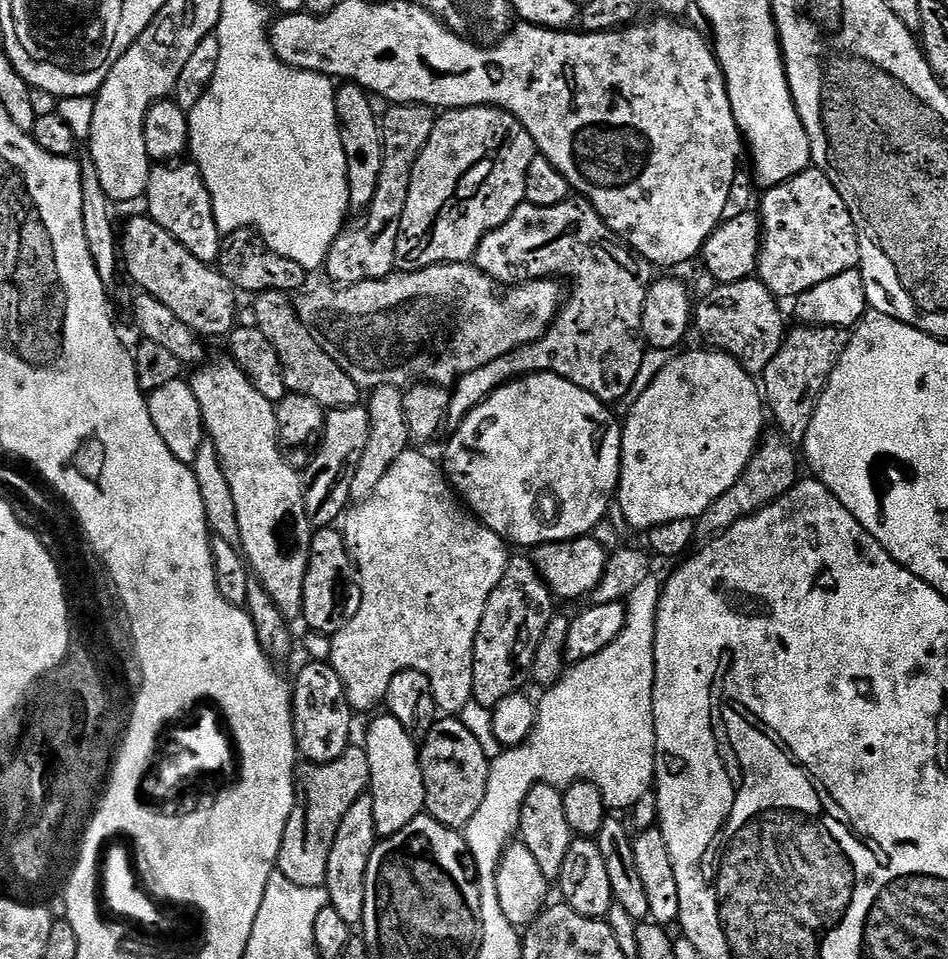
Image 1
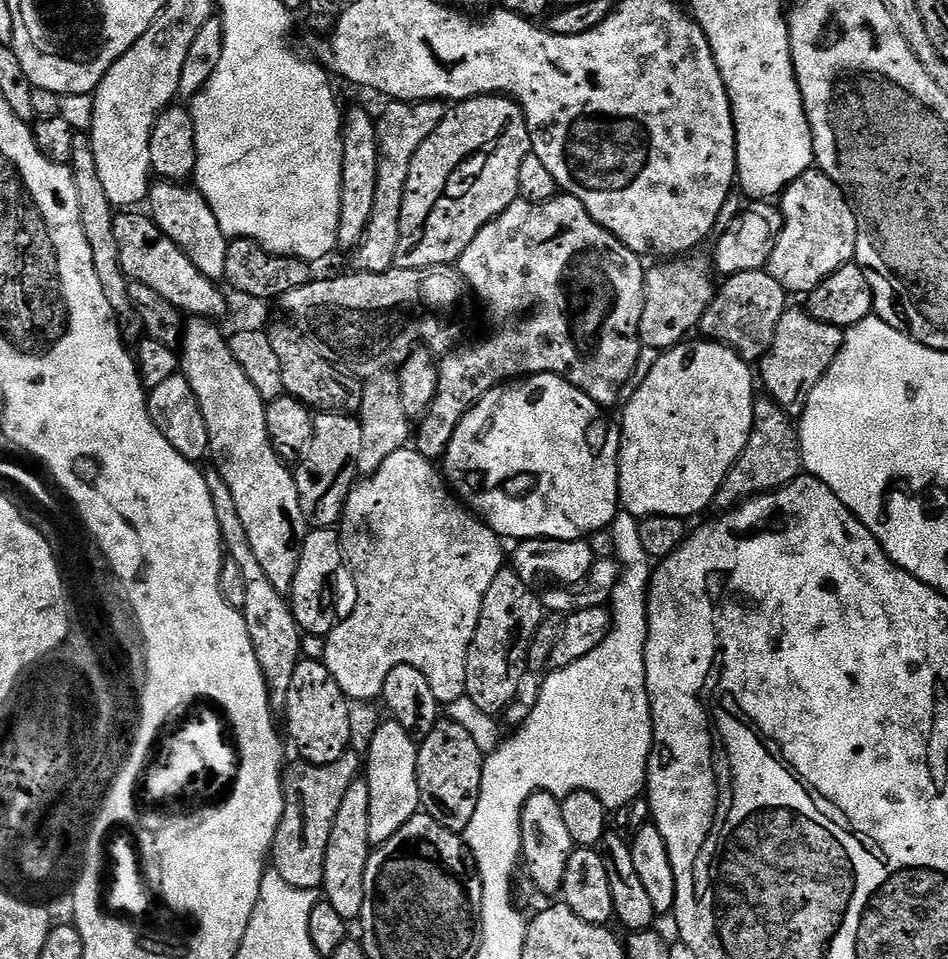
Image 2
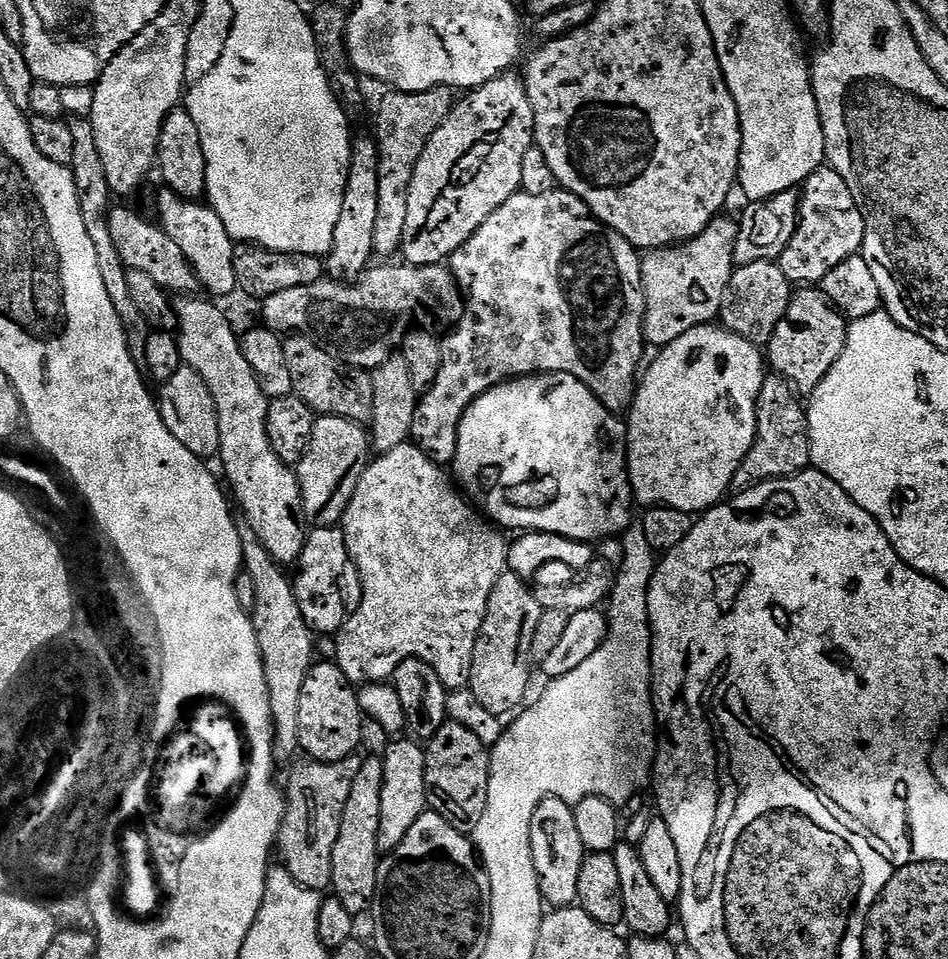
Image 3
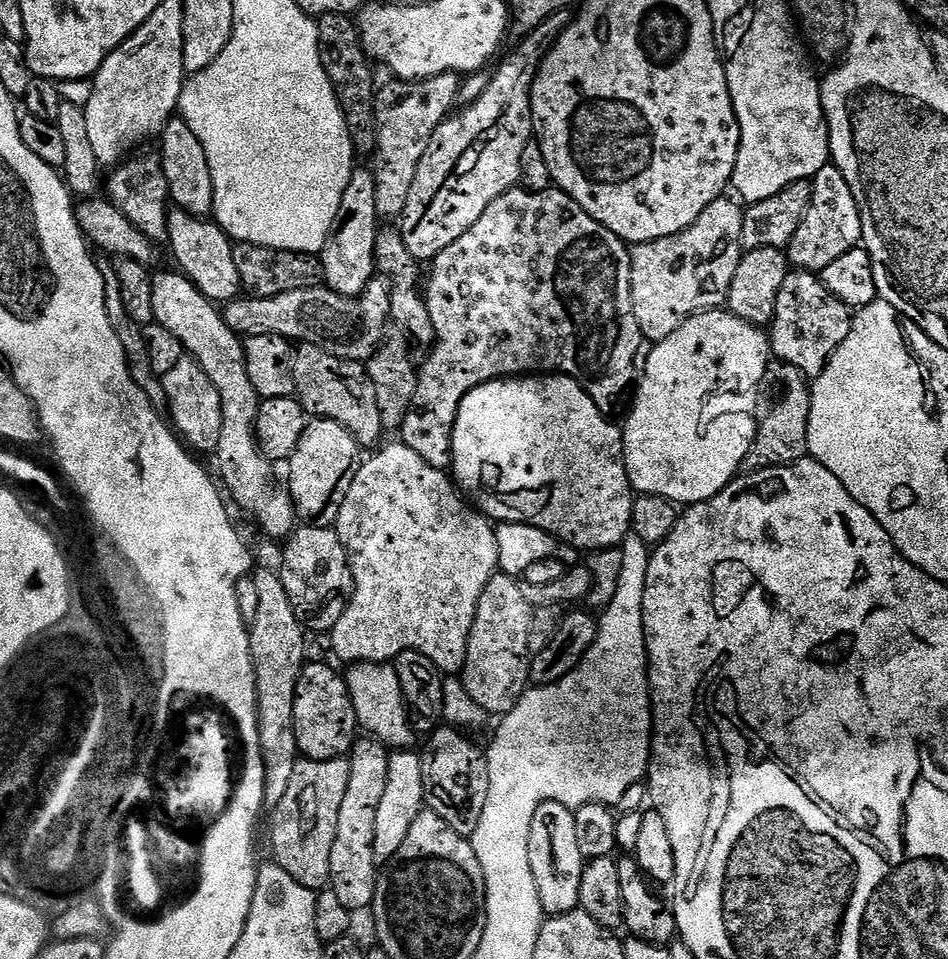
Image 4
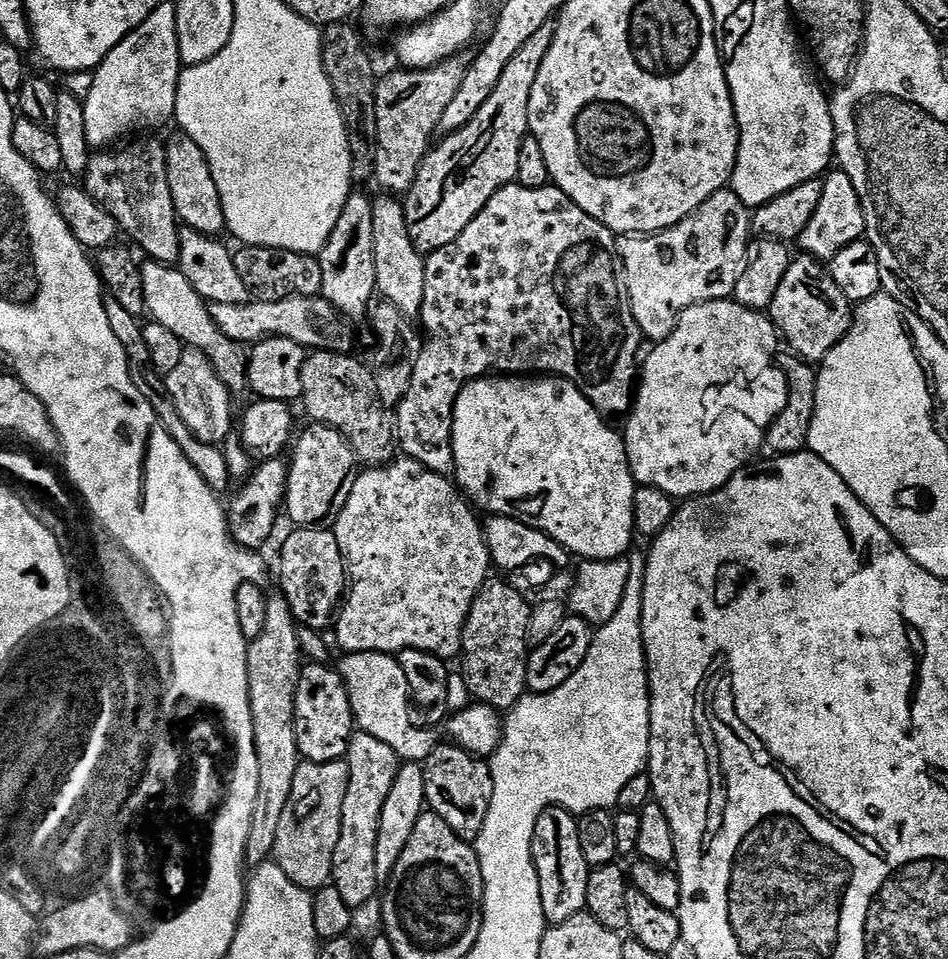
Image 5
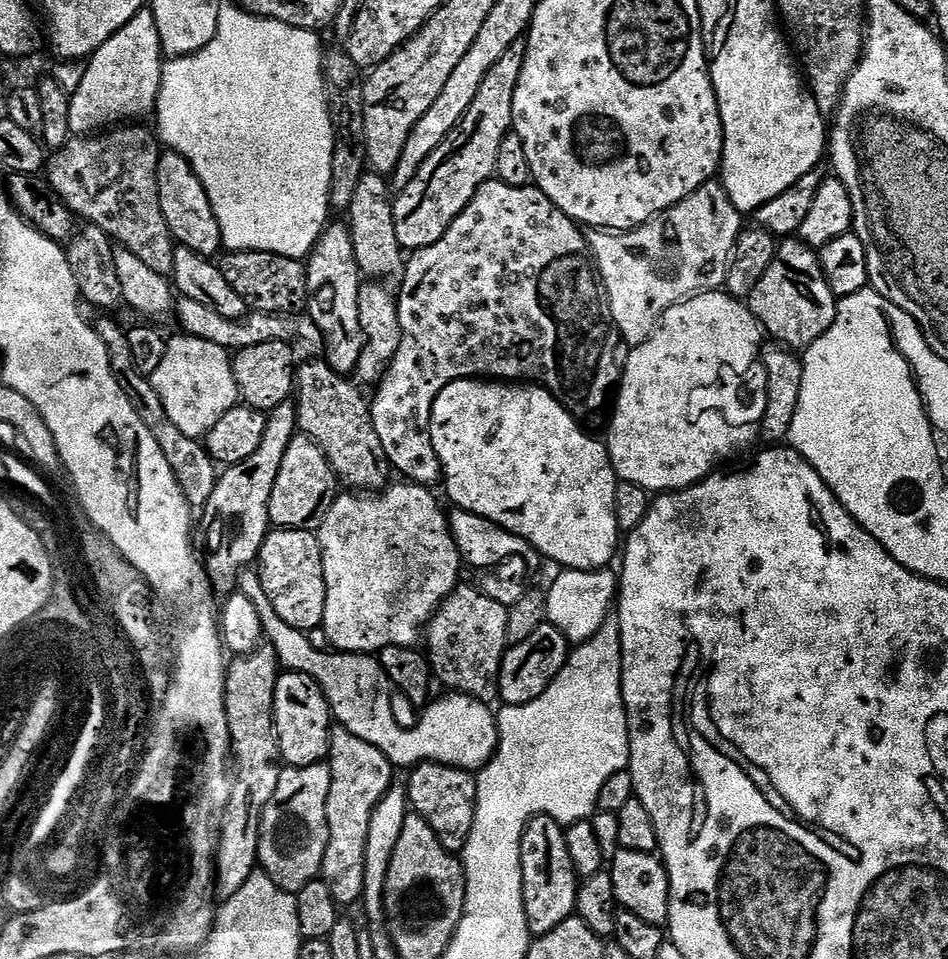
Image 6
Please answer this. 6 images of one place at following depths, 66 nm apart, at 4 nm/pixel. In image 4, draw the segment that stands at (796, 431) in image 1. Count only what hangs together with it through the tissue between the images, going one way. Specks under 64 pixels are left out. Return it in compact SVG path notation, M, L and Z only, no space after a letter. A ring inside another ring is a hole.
M789 271L782 282L782 290L778 290L776 316L770 325L772 352L782 363L789 364L792 367L789 369L805 377L819 376L828 365L828 358L836 353L836 348L848 337L851 328L852 316L848 305L826 290L817 273Z

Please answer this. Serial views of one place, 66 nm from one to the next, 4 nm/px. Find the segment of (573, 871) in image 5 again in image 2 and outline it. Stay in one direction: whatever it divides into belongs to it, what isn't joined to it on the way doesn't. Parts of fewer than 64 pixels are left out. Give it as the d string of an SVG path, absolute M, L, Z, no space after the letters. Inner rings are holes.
M535 792L525 803L521 814L521 850L523 867L528 867L528 878L535 891L548 896L556 892L557 895L563 889L566 862L570 862L574 845L570 830L566 830L566 818L562 818L560 800L549 792Z

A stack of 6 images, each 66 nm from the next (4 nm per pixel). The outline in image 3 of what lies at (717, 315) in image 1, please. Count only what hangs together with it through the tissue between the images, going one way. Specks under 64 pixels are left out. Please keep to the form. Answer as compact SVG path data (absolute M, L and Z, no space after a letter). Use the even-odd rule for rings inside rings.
M763 260L739 265L733 271L730 282L724 291L719 323L728 332L748 340L757 346L767 345L769 338L776 333L778 322L784 319L790 299L790 282L780 273L779 263Z

